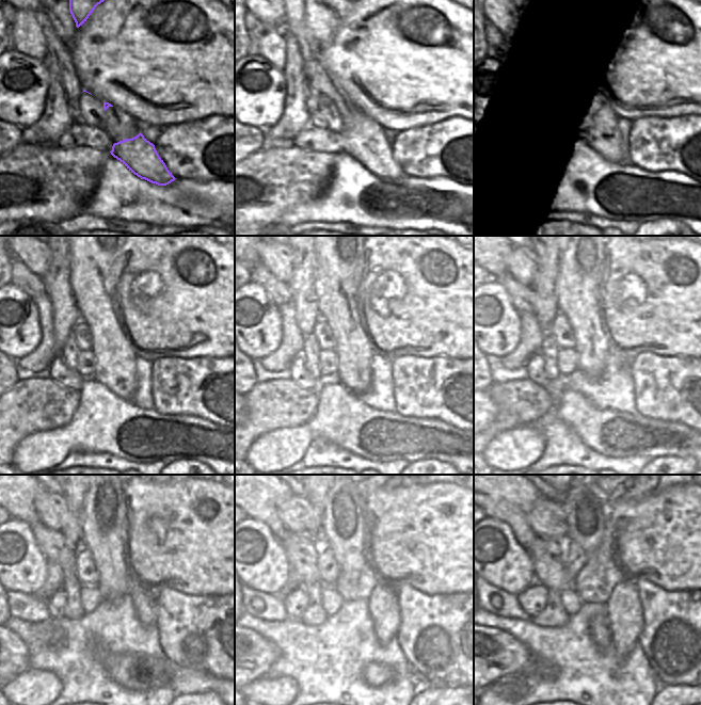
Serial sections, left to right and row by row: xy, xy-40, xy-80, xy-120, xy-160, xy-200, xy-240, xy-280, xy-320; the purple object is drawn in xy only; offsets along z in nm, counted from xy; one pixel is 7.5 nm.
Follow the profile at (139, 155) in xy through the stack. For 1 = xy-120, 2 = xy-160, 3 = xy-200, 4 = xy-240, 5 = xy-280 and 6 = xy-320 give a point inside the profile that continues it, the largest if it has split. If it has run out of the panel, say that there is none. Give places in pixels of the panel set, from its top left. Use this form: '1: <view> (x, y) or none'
1: xy-120 (96, 265)
2: xy-160 (337, 257)
3: xy-200 (580, 268)
4: xy-240 (104, 513)
5: xy-280 (343, 518)
6: xy-320 (586, 516)

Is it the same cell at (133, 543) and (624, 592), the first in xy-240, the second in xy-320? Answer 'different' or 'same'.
different

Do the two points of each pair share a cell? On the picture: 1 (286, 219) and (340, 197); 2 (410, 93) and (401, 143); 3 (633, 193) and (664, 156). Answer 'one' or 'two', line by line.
1: one
2: two
3: two

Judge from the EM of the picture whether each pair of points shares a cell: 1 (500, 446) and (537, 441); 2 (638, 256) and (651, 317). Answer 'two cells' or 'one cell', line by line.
1: one cell
2: one cell

